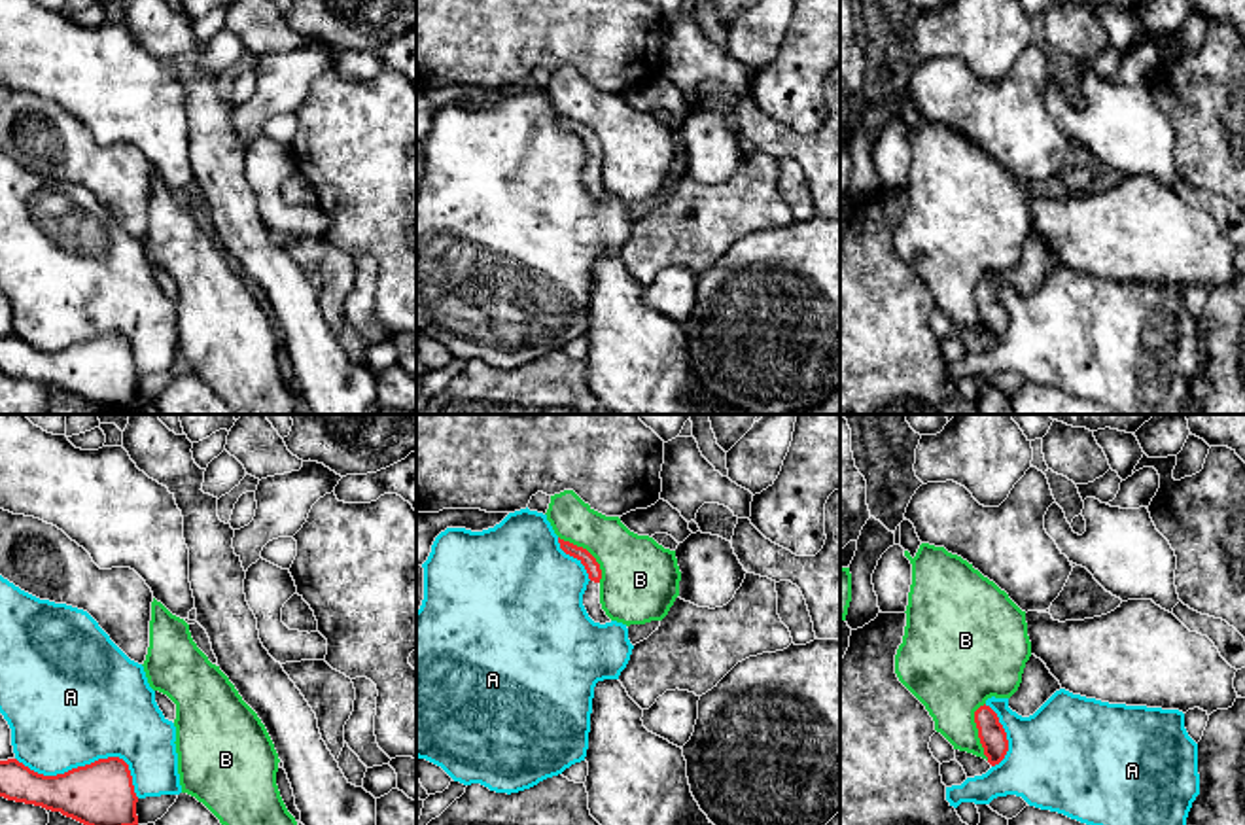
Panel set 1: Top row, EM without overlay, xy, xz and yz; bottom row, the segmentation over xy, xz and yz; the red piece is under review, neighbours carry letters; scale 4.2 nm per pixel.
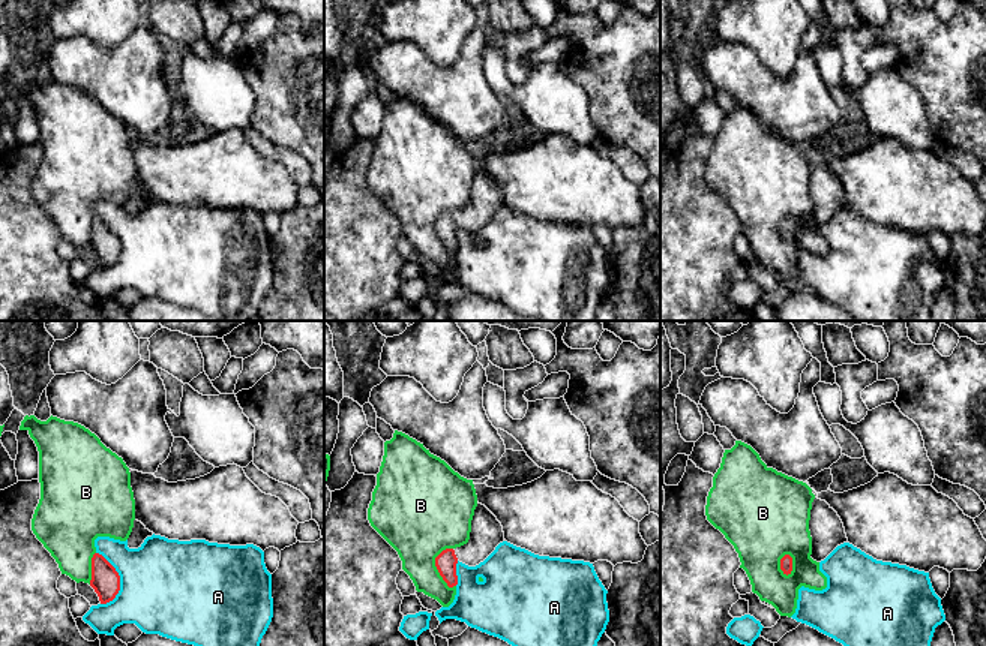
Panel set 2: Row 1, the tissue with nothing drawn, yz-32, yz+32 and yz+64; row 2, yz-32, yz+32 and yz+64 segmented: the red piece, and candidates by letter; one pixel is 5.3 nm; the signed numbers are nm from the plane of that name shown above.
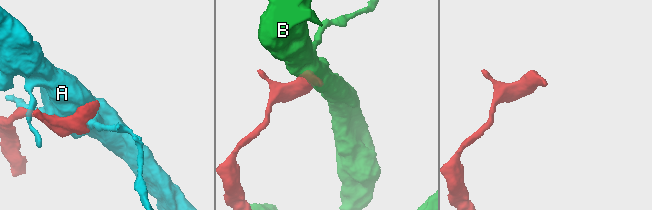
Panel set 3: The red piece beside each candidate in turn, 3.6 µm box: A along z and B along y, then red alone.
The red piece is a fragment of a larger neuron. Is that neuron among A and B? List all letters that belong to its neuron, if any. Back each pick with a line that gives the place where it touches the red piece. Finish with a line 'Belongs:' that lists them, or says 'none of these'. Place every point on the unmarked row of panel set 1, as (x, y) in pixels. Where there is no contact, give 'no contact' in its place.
Belongs: none of these

